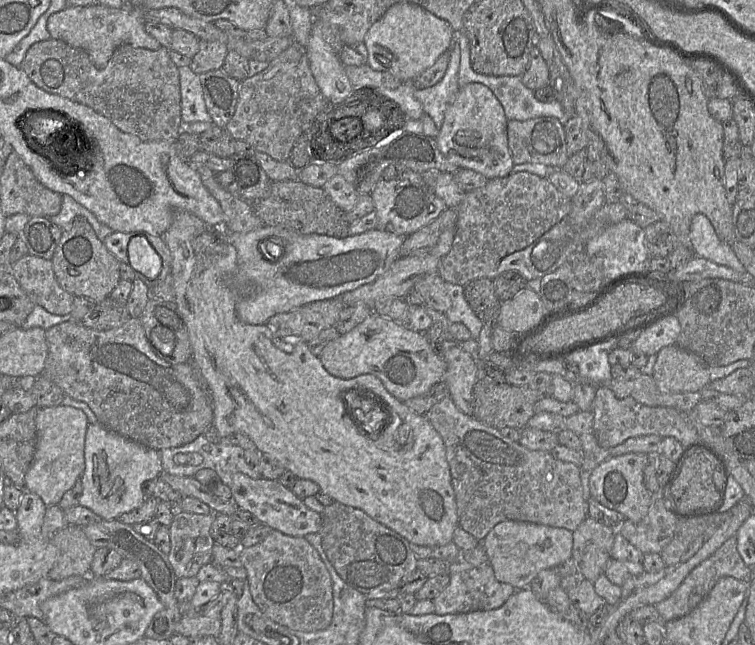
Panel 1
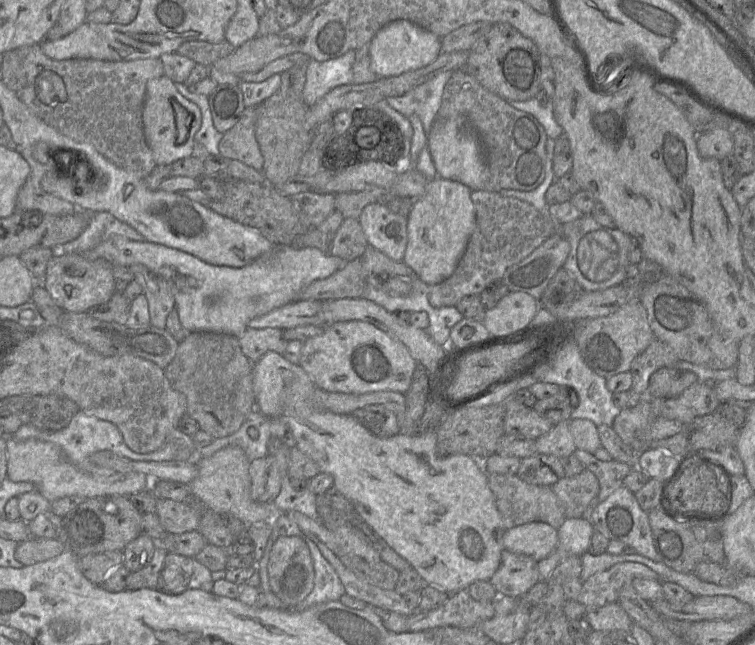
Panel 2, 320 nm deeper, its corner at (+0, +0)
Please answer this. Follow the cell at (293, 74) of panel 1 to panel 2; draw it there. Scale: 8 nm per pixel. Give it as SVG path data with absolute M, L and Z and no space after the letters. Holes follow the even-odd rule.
M246 107L238 122L219 142L219 154L262 171L264 159L255 137L257 107Z

